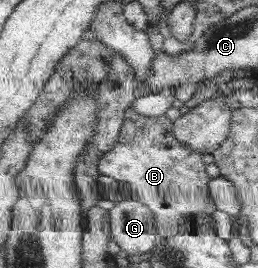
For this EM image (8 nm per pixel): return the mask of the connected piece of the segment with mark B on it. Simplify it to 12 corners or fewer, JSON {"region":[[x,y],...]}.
{"region":[[131,106],[101,174],[131,186],[159,238],[212,215],[212,178],[174,122]]}

